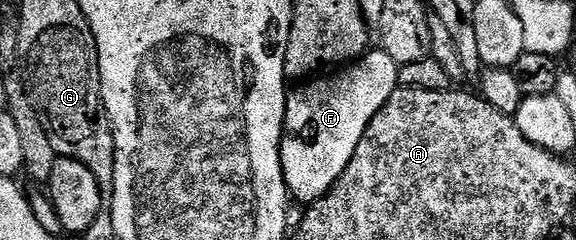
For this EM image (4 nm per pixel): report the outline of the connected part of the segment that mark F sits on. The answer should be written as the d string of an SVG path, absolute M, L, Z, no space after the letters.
M373 48L362 54L356 62L346 65L336 72L329 72L324 76L314 77L304 84L298 85L301 86L298 90L290 89L288 91L285 99L285 131L281 134L281 167L283 168L283 176L285 177L285 186L289 189L290 195L292 195L296 201L302 204L317 202L341 179L343 172L347 168L347 164L351 164L351 156L355 156L355 148L359 148L359 140L363 140L363 132L367 132L367 124L371 124L371 120L379 112L379 108L383 108L383 104L387 104L387 100L391 100L391 96L399 89L397 85L398 69L395 60L391 60L391 56L387 56L385 50Z

